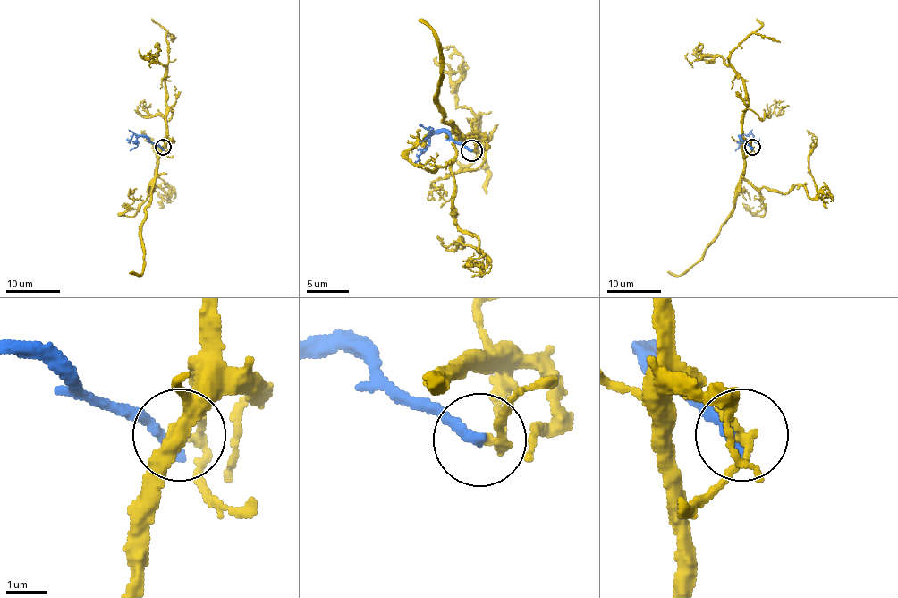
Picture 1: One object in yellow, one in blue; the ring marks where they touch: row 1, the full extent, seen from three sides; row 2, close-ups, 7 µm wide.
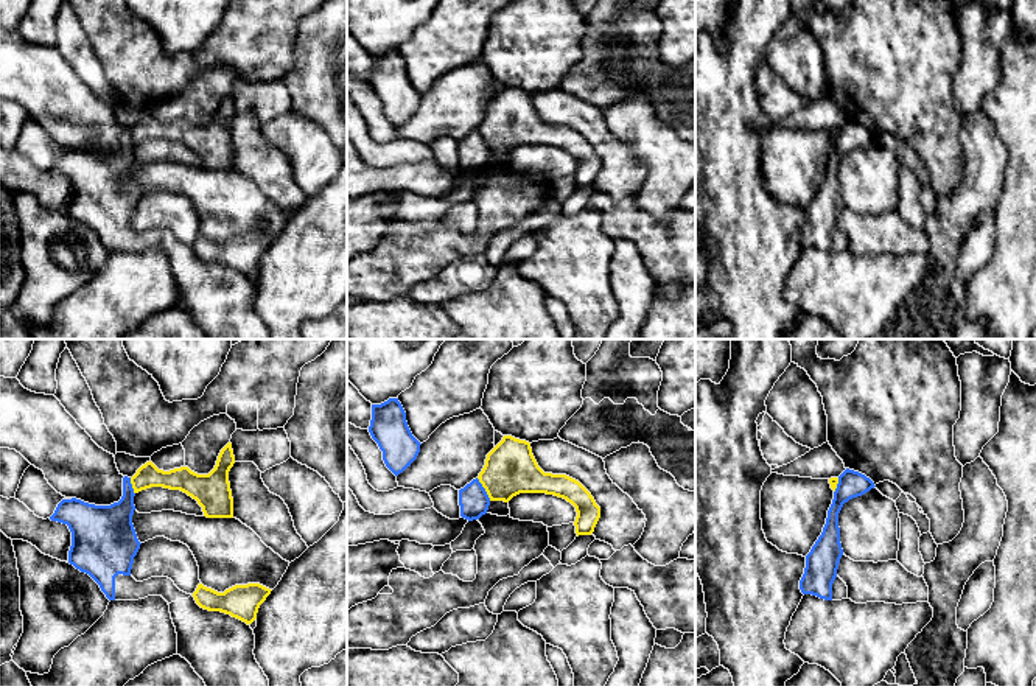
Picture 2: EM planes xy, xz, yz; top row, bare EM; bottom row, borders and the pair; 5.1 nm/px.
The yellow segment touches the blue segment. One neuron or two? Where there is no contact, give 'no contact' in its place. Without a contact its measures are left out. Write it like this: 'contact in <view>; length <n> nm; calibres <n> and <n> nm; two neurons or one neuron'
contact in xz; length 140 nm; calibres 280 and 160 nm; two neurons

